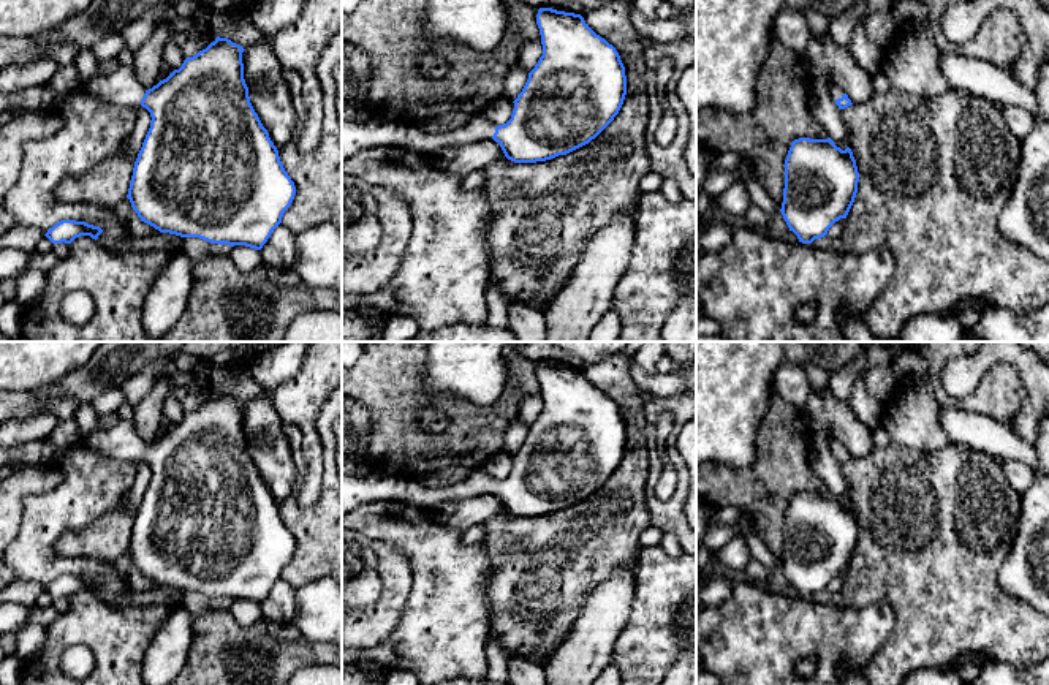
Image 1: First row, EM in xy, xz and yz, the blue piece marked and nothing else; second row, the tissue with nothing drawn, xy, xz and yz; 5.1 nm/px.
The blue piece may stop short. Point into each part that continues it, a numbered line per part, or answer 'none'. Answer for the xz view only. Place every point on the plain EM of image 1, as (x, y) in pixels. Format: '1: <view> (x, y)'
1: xz (355, 489)

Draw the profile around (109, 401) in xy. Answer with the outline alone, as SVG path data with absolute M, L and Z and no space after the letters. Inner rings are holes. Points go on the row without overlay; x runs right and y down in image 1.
M112 388L100 394L90 402L93 411L98 416L117 411L117 408L125 402L125 394L120 388Z

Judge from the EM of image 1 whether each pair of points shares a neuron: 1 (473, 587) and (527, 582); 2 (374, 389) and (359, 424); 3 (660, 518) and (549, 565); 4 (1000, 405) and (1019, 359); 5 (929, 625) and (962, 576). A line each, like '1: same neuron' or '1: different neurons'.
1: different neurons
2: different neurons
3: different neurons
4: different neurons
5: same neuron

